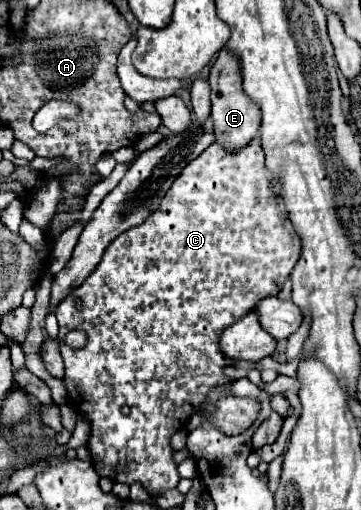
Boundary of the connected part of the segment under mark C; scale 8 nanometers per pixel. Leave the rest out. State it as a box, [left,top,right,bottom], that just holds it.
[54,137,302,493]

